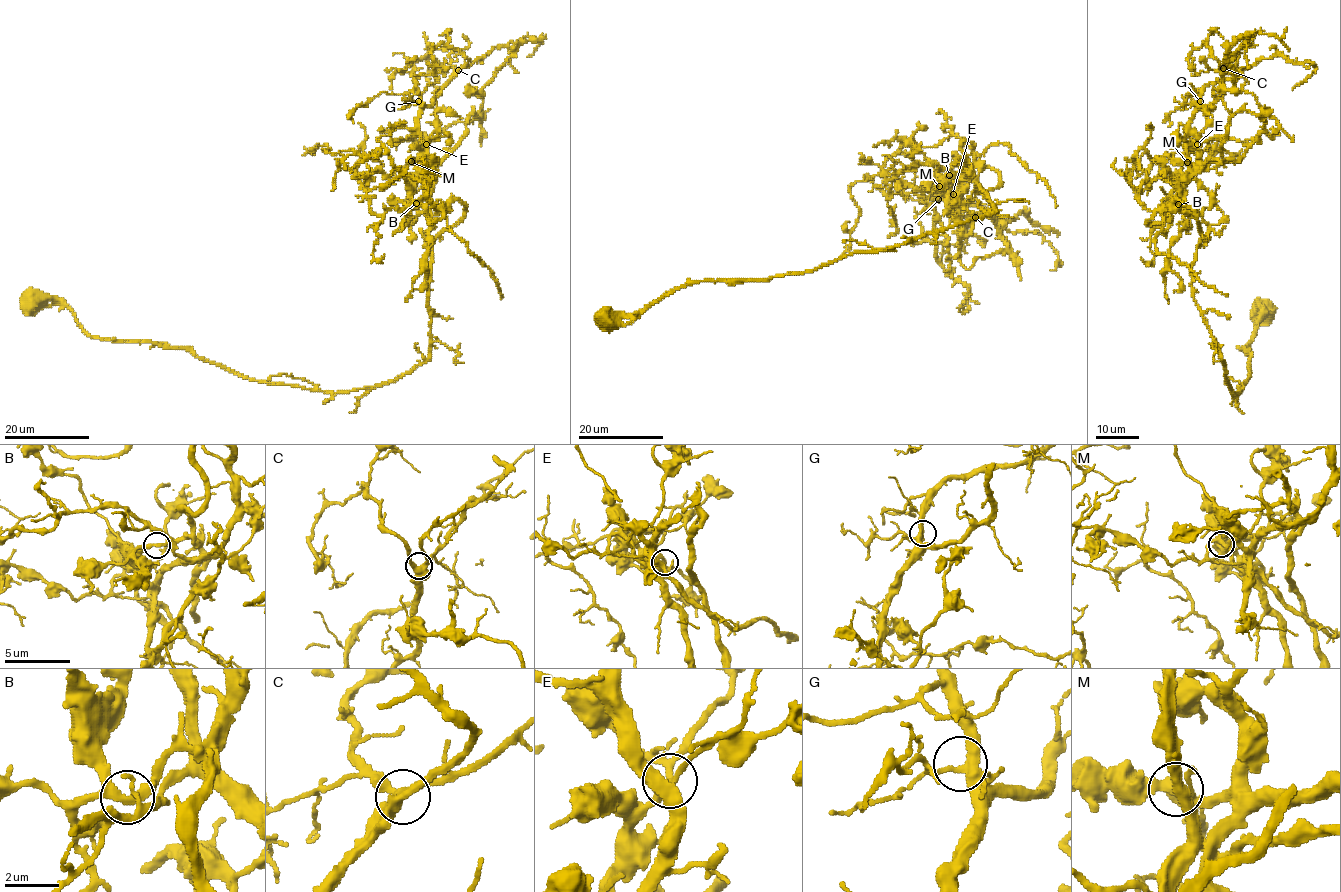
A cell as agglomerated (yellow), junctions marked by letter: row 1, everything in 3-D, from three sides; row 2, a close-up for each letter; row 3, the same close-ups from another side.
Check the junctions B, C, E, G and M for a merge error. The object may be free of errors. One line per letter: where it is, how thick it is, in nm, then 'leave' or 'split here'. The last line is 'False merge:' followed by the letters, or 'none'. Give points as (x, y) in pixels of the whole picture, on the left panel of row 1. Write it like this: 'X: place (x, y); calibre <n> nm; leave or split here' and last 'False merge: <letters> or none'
B: place (416, 203); calibre 280 nm; leave
C: place (458, 70); calibre 400 nm; leave
E: place (426, 144); calibre 220 nm; leave
G: place (418, 101); calibre 300 nm; leave
M: place (411, 161); calibre 300 nm; leave
False merge: none

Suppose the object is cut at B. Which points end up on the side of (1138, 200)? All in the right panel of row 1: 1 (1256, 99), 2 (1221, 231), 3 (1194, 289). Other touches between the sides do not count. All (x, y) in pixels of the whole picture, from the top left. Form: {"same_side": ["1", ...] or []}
{"same_side": ["2", "3"]}

